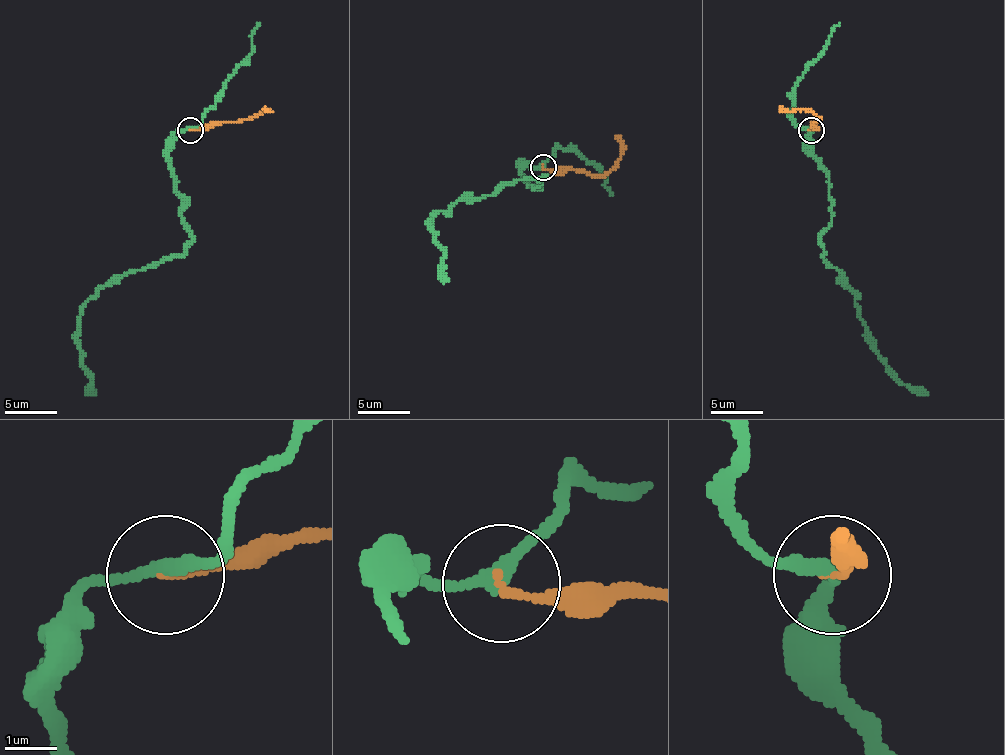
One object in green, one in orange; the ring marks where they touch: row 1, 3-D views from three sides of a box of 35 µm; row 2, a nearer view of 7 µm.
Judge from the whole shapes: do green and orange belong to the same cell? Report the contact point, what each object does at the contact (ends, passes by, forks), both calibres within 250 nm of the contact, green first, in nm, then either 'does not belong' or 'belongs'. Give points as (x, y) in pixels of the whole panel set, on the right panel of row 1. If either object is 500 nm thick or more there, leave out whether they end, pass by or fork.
(811, 130) | green passes by | orange ends | 240/140 nm | does not belong

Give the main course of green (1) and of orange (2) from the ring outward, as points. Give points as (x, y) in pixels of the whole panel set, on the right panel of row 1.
1: (811, 130), (811, 150), (829, 179), (824, 257), (857, 304), (870, 348), (928, 395)
2: (811, 130), (818, 119), (800, 109), (785, 111), (779, 106)

